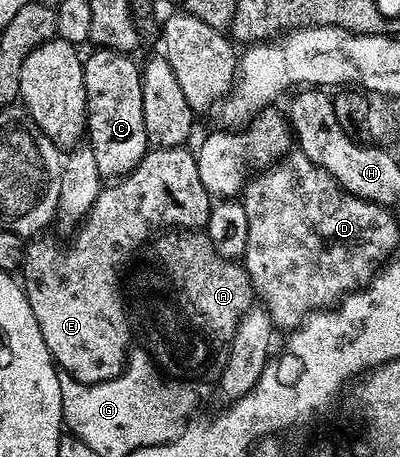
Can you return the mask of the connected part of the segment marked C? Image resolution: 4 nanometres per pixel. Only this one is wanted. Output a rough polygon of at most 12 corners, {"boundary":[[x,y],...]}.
{"boundary":[[126,51],[83,59],[85,135],[100,176],[149,150],[143,73]]}

